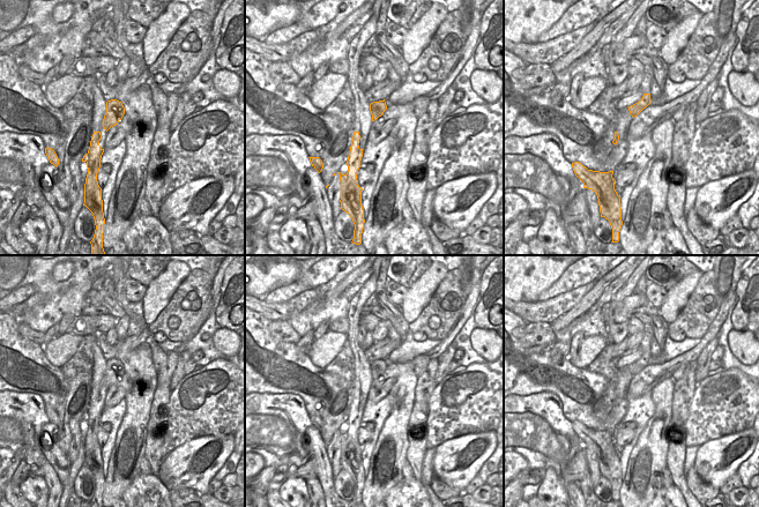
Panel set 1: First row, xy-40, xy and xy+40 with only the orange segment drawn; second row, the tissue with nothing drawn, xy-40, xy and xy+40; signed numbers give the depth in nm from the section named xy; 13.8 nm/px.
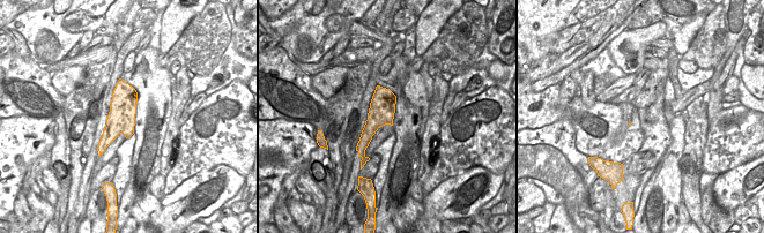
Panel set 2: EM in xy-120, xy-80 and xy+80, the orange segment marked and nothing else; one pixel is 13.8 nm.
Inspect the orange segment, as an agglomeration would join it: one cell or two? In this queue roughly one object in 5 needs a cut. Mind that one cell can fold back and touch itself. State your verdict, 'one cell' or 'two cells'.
two cells

